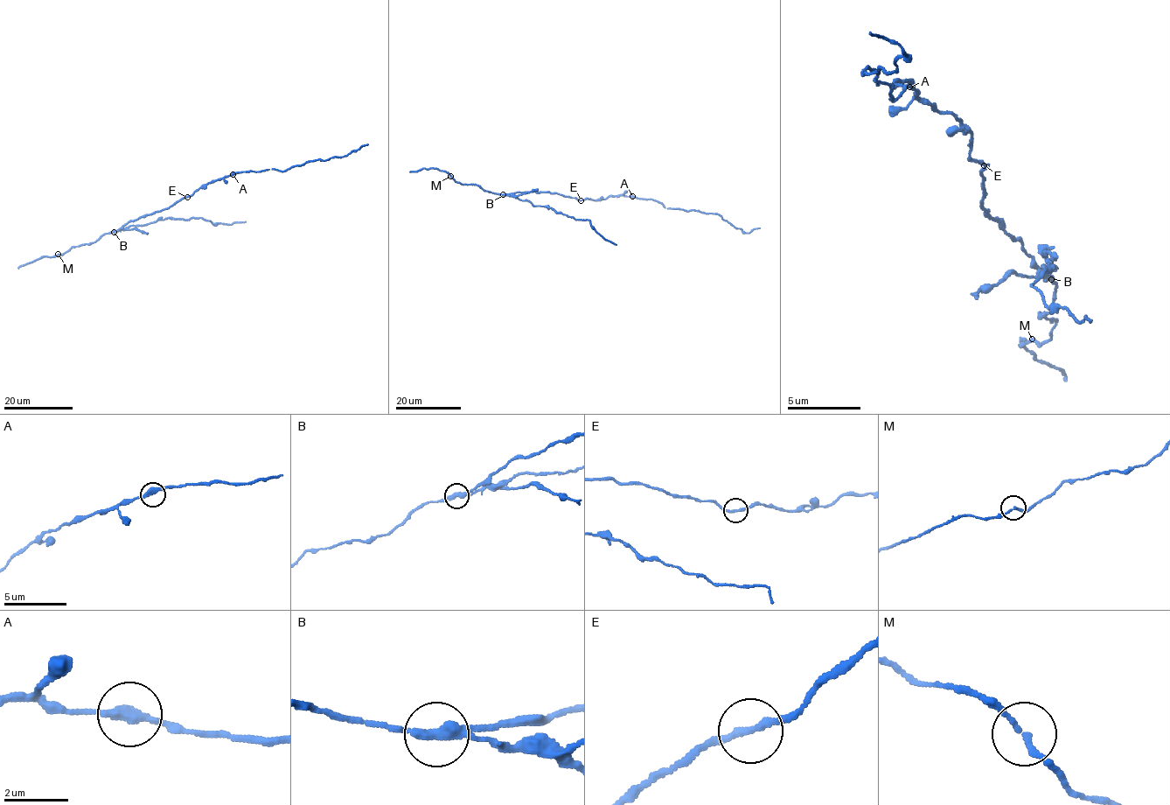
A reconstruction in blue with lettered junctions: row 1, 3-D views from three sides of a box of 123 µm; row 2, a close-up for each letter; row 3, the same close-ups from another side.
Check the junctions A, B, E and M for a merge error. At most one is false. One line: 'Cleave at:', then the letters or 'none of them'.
Cleave at: B

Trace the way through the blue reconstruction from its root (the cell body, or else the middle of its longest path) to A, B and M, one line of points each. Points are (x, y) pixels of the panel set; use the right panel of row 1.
A: (984, 165), (971, 157), (971, 136), (960, 121), (922, 105), (915, 100), (915, 88), (909, 87)
B: (984, 165), (981, 207), (999, 217), (1006, 234), (1020, 236), (1030, 262), (1050, 278)
M: (984, 165), (981, 207), (1056, 281), (1055, 307), (1038, 312), (1057, 322), (1048, 339), (1033, 340)

